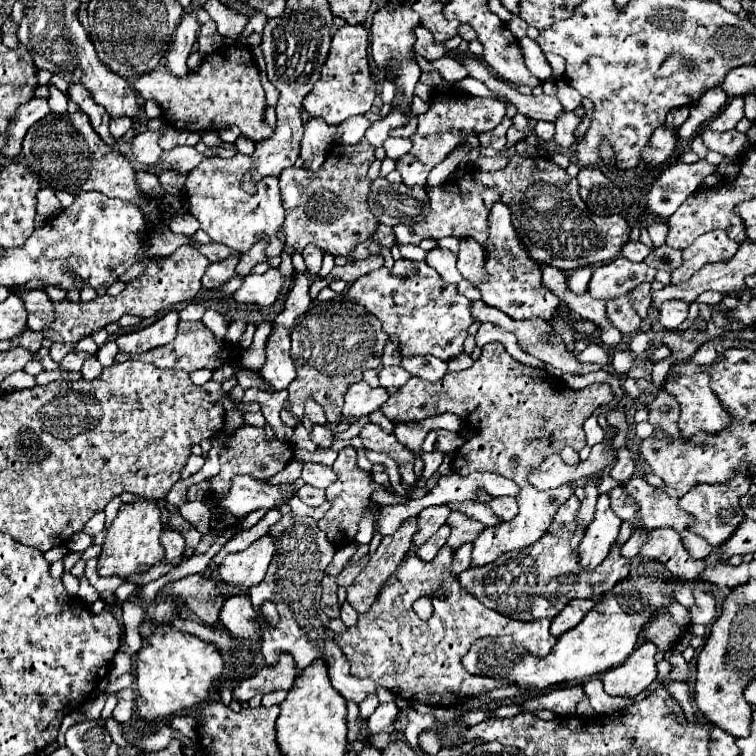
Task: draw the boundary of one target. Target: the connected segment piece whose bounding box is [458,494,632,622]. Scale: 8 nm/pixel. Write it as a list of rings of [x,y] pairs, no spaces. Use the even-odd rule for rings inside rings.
[[[572,494],[566,504],[558,508],[550,528],[546,530],[546,536],[542,536],[538,544],[532,544],[530,548],[522,548],[518,552],[506,552],[502,558],[482,568],[468,568],[460,572],[460,584],[486,608],[526,622],[554,618],[574,598],[594,598],[596,594],[606,594],[618,580],[630,574],[632,560],[620,554],[622,544],[612,544],[608,558],[596,570],[586,572],[586,568],[578,564],[578,544],[584,536],[584,528],[578,528],[578,524],[574,524],[578,508],[580,500]]]

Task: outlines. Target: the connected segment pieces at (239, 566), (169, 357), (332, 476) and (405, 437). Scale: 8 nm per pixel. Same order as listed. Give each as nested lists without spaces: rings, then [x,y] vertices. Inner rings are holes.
[[[270,534],[254,540],[246,550],[228,554],[218,566],[218,574],[224,582],[236,586],[240,594],[248,594],[248,588],[258,584],[274,556],[274,540]]]
[[[180,322],[178,324],[178,334],[176,334],[176,338],[170,344],[164,344],[164,346],[158,346],[158,348],[152,348],[152,350],[140,354],[140,360],[150,362],[150,364],[154,364],[158,368],[180,368],[180,370],[186,370],[186,372],[192,372],[192,370],[198,370],[198,368],[216,370],[216,368],[220,368],[224,364],[230,364],[236,370],[242,368],[242,362],[240,362],[236,346],[228,344],[226,340],[218,340],[200,322]]]
[[[304,464],[304,470],[302,470],[302,480],[310,486],[316,486],[316,488],[328,488],[330,484],[334,484],[334,480],[338,480],[336,472],[328,466],[322,466],[322,464]]]
[[[410,422],[410,424],[396,424],[394,428],[394,436],[398,438],[400,444],[404,444],[409,448],[416,458],[422,456],[422,442],[426,438],[426,432],[416,426],[416,422]],[[420,436],[420,438],[418,438]]]

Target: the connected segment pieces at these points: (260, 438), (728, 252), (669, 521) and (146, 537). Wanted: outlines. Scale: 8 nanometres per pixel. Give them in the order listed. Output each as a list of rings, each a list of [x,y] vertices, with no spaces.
[[[242,424],[240,428],[236,428],[232,432],[230,442],[224,446],[224,450],[220,454],[220,472],[210,478],[210,494],[212,496],[226,496],[226,492],[230,490],[230,484],[232,484],[232,478],[240,476],[240,474],[248,474],[258,480],[268,480],[274,474],[278,474],[292,458],[293,448],[289,443],[282,442],[276,437],[266,440],[264,428]]]
[[[714,230],[702,234],[692,246],[682,250],[682,264],[680,268],[672,270],[672,284],[686,282],[708,262],[722,262],[730,260],[738,248],[738,242],[730,240],[726,232]]]
[[[630,478],[624,484],[624,490],[640,506],[638,514],[646,530],[674,528],[682,532],[690,526],[690,516],[678,508],[678,498],[672,498],[666,492],[650,486],[644,478]]]
[[[132,502],[132,504],[122,504],[118,510],[116,520],[106,532],[106,540],[102,544],[102,554],[98,560],[98,574],[100,576],[120,576],[120,578],[130,578],[136,574],[138,566],[154,566],[164,560],[164,552],[160,546],[160,532],[162,532],[162,522],[160,522],[160,508],[158,504],[150,502]]]

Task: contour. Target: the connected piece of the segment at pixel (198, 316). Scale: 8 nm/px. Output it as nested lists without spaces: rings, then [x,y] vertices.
[[[192,302],[192,304],[188,304],[186,308],[180,310],[180,318],[182,320],[202,320],[204,312],[206,312],[206,308],[202,304],[194,304]]]

